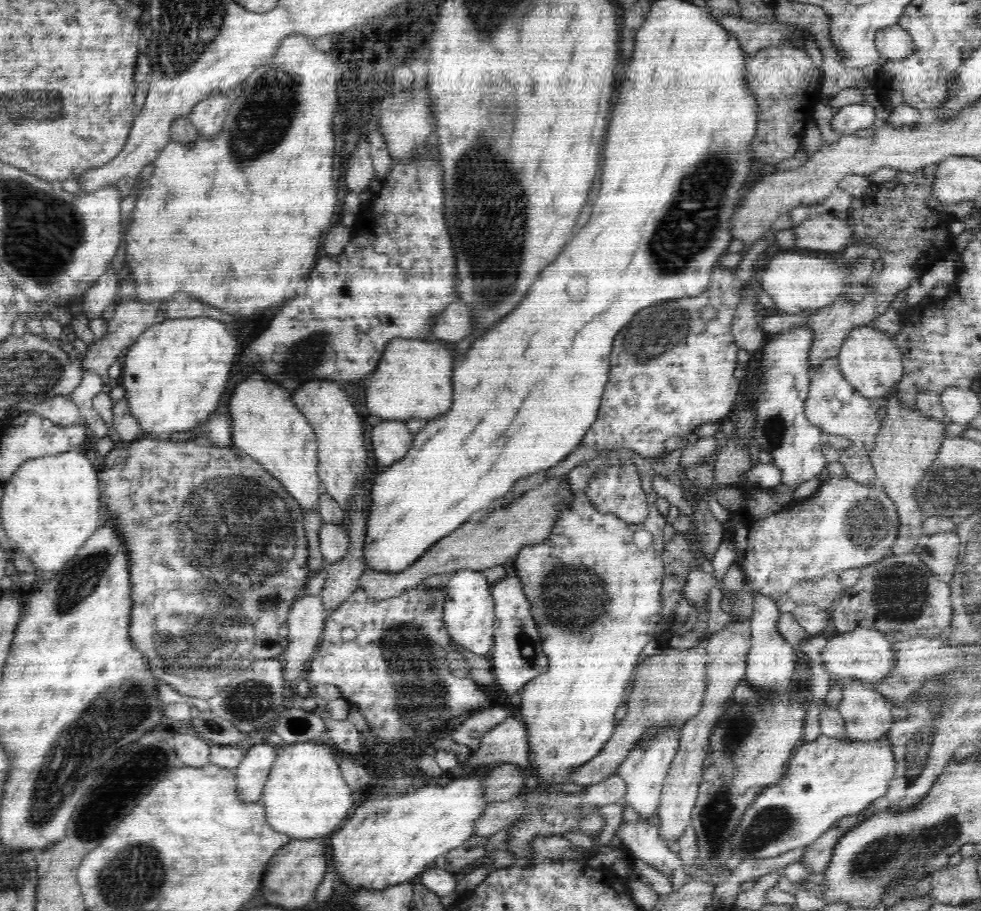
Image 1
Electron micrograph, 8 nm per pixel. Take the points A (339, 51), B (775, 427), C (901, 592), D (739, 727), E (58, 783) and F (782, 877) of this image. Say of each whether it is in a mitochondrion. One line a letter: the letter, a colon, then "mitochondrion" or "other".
A: other
B: mitochondrion
C: mitochondrion
D: mitochondrion
E: mitochondrion
F: other

